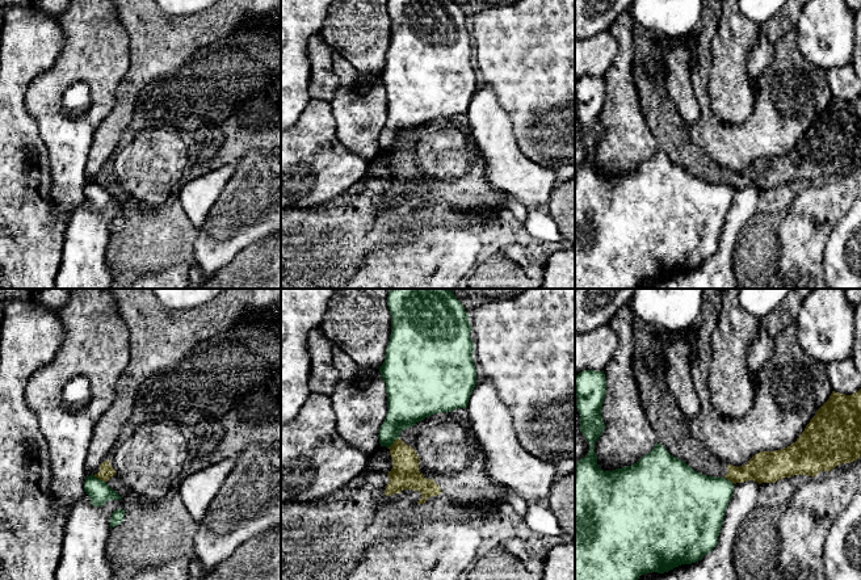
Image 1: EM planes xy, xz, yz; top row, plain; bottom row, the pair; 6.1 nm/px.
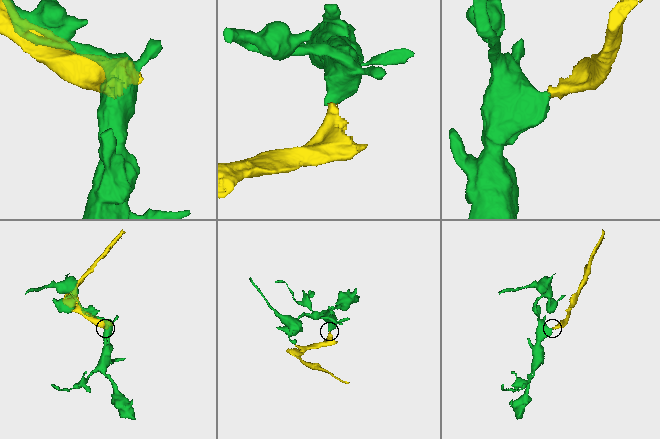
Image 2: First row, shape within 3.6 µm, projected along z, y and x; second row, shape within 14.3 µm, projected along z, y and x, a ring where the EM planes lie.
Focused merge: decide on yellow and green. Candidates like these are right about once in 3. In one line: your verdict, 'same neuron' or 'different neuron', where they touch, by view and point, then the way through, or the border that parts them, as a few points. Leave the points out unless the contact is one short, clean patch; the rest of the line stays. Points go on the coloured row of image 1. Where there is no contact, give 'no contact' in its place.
different neuron; contact xy (100, 479); border xy (93, 475), (105, 482)

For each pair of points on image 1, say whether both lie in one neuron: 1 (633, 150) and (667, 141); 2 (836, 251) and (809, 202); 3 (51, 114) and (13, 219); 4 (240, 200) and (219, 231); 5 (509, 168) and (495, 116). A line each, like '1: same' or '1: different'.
1: different
2: different
3: different
4: same
5: same

